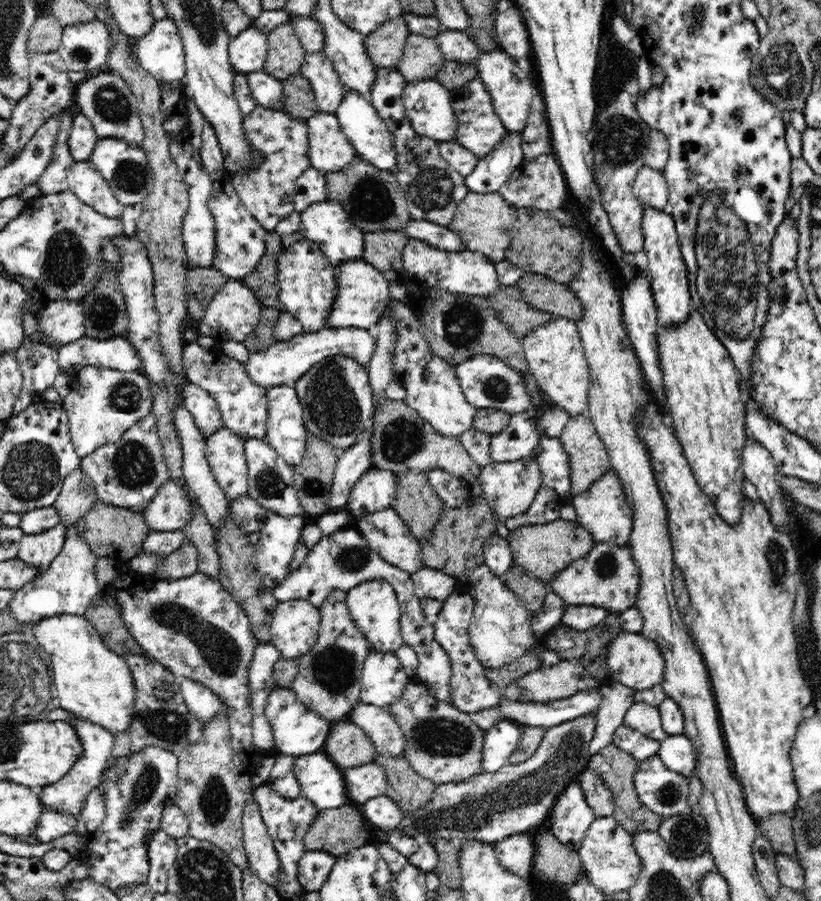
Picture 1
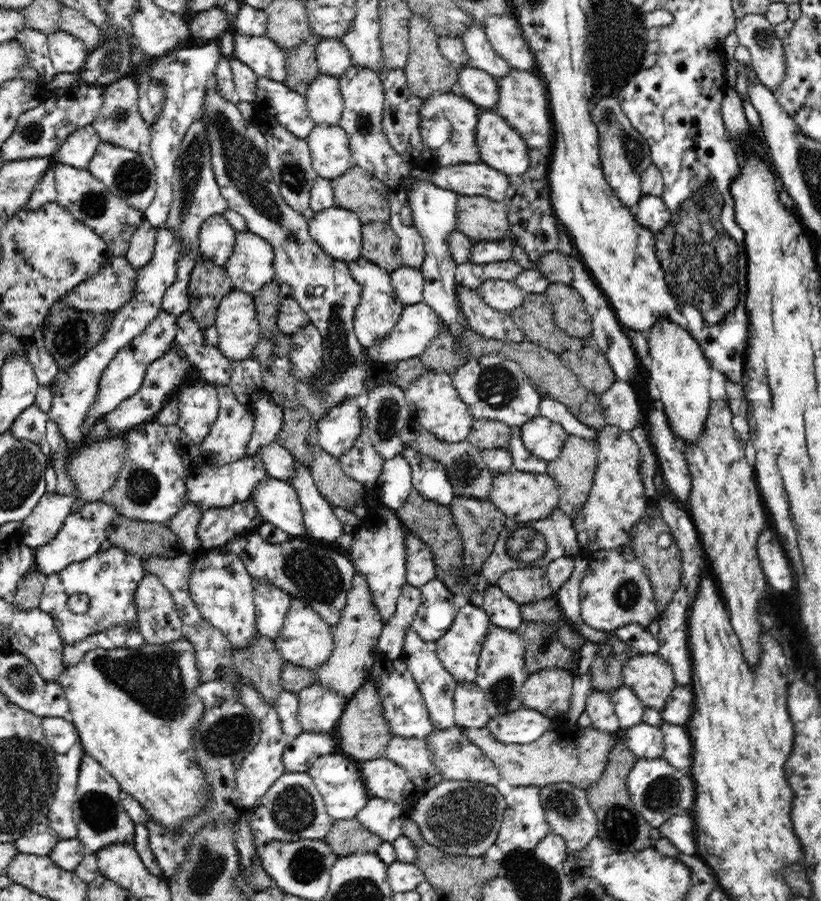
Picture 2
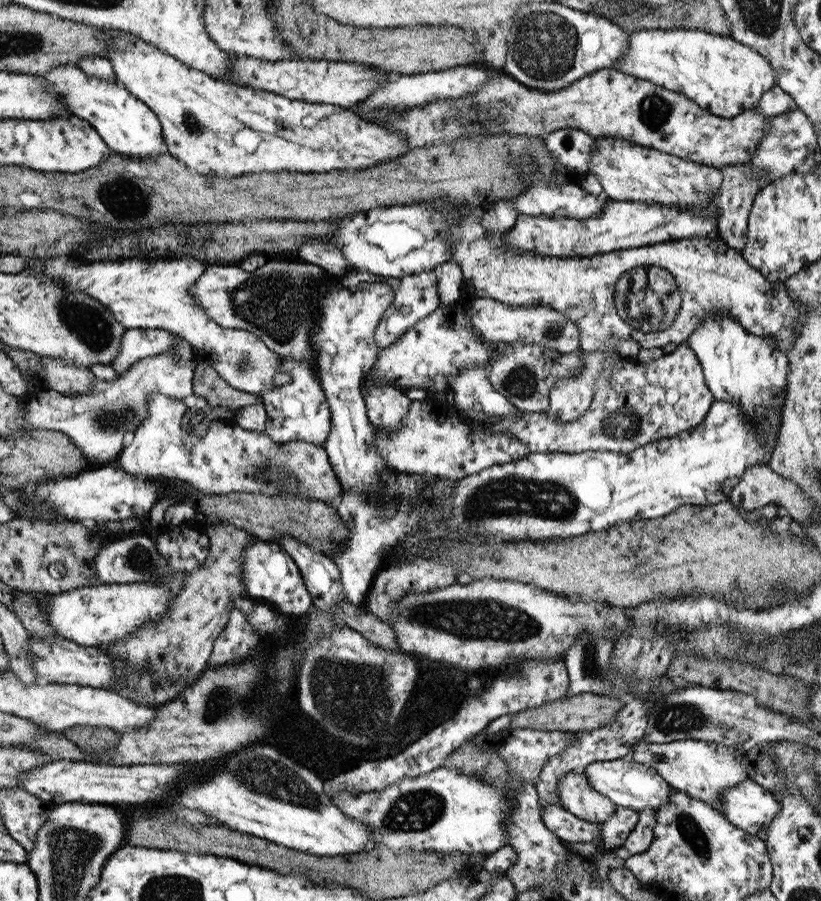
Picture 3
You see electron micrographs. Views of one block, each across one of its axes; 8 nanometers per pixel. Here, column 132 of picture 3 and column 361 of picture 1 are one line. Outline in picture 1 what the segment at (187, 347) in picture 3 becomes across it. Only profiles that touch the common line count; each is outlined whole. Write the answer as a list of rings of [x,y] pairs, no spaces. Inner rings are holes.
[[[326,357],[326,360],[314,364],[294,386],[303,408],[307,431],[330,443],[339,452],[348,450],[358,440],[360,433],[374,424],[374,393],[367,368],[353,358]]]

